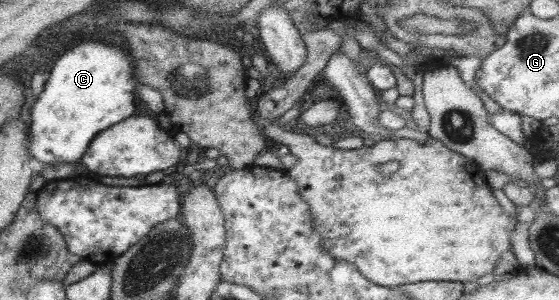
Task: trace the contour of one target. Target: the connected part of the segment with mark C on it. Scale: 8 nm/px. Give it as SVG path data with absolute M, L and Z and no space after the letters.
M78 40L78 44L66 49L48 68L48 80L30 109L30 125L28 125L28 151L42 165L57 165L60 163L78 163L86 145L94 139L96 133L108 129L111 125L124 121L134 114L134 61L128 51L112 43L101 41Z

